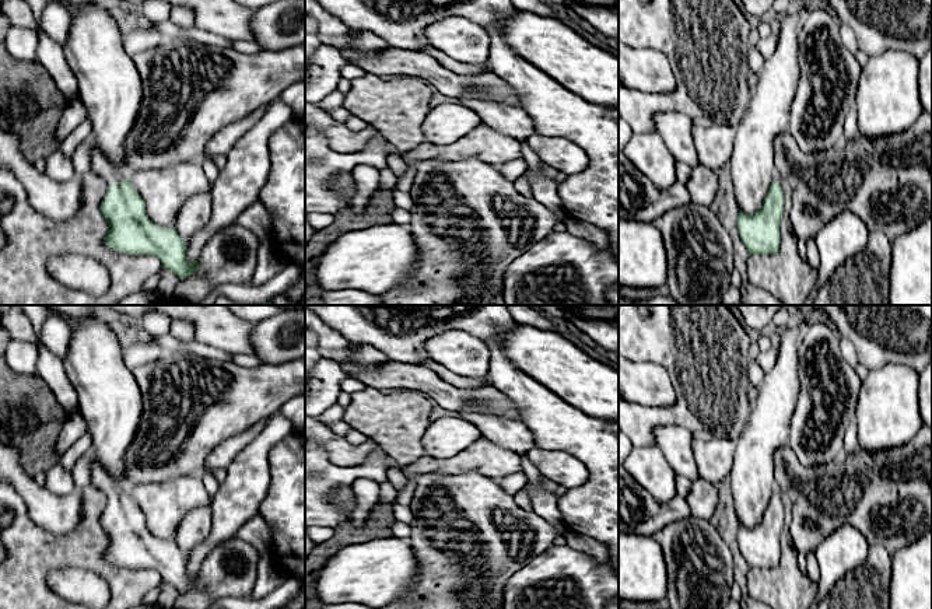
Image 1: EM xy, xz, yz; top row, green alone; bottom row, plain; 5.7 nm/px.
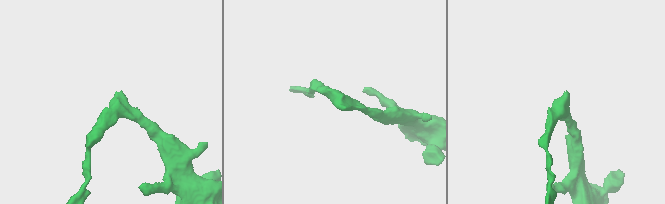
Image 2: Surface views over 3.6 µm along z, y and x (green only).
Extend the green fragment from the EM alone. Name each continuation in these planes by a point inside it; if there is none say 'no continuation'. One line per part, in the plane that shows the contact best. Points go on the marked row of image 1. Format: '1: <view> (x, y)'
1: xy (101, 165)

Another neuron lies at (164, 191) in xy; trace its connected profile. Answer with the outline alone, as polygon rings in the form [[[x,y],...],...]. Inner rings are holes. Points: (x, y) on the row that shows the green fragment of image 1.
[[[200,161],[136,171],[130,182],[143,197],[148,218],[165,228],[175,227],[176,216],[190,196],[211,192]]]

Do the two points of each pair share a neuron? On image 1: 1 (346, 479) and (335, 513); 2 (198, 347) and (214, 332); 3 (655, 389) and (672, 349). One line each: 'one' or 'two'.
1: one
2: two
3: two

